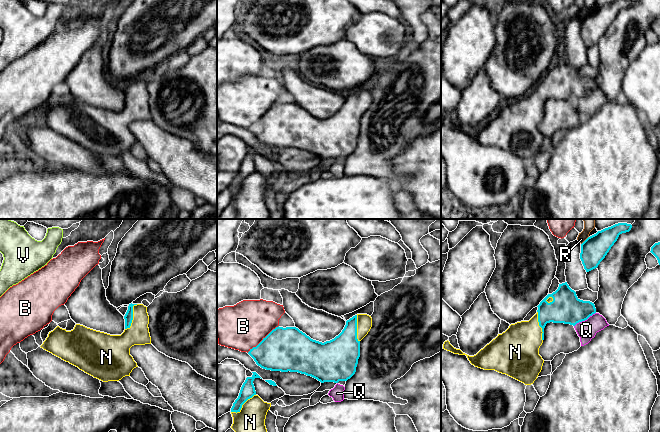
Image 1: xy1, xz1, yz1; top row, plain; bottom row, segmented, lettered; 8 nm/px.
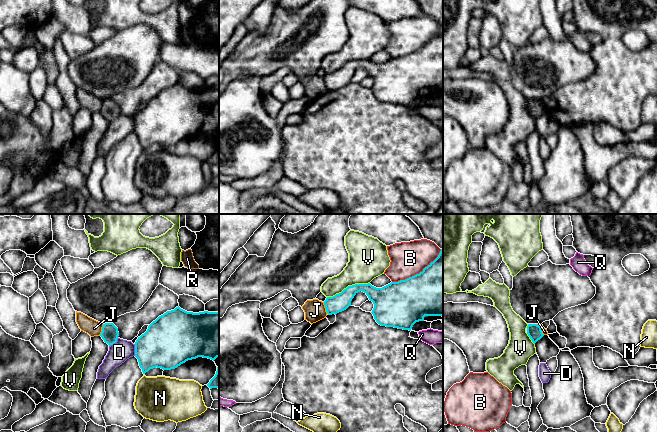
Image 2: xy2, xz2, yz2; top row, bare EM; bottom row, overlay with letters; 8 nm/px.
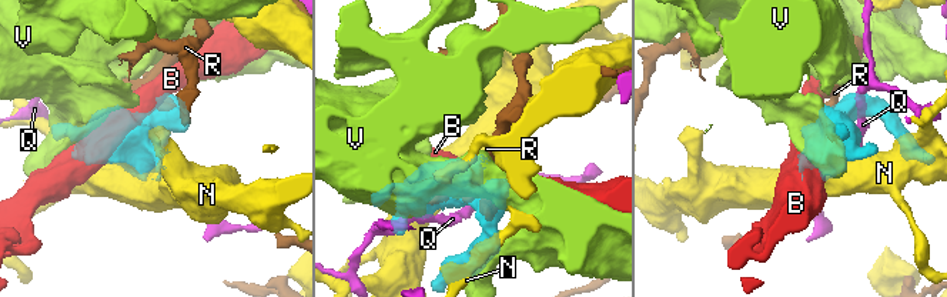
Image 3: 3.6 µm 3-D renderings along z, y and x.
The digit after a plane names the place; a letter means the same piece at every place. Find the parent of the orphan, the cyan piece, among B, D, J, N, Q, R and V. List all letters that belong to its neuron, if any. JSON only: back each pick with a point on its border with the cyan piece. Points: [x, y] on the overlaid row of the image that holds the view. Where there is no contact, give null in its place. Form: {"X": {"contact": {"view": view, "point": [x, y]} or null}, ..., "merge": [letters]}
{"N": {"contact": {"view": "xy1", "point": [132, 316]}}, "merge": ["N"]}

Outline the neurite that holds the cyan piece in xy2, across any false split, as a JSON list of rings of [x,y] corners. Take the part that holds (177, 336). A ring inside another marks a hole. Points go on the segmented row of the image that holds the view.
[[[179,306],[159,316],[135,342],[135,357],[143,374],[153,368],[175,369],[198,357],[219,357],[219,312],[187,312]]]

